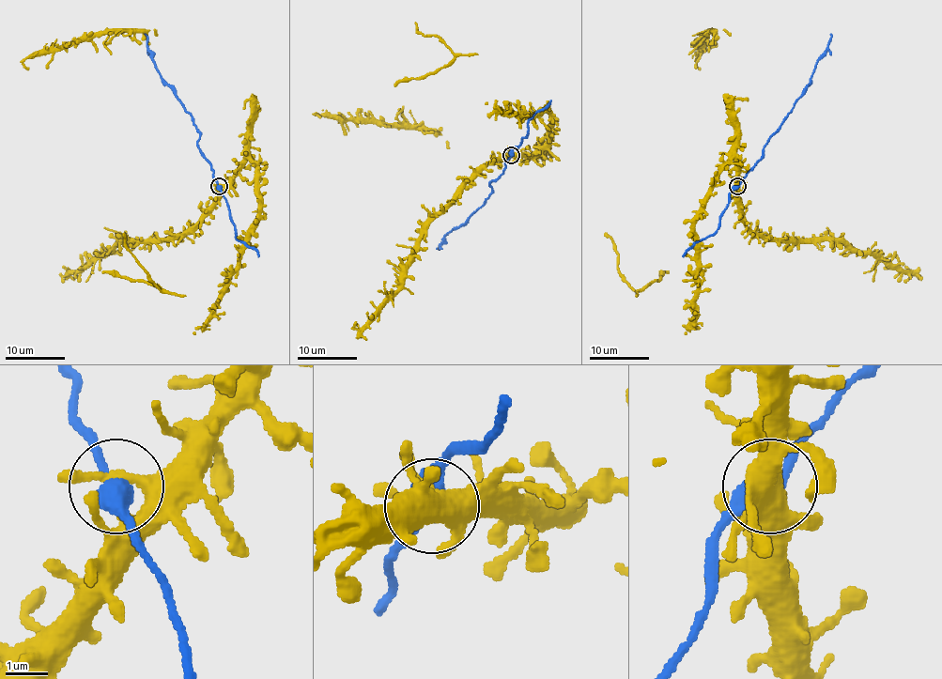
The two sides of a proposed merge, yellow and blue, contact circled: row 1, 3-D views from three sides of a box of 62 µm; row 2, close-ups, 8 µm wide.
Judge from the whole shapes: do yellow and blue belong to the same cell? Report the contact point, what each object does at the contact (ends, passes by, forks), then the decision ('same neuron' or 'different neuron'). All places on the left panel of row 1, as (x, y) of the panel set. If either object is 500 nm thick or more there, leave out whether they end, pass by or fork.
at (219, 186); yellow passes by; blue passes by; same neuron

